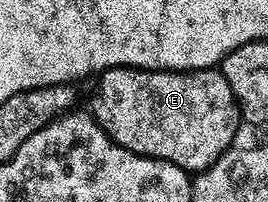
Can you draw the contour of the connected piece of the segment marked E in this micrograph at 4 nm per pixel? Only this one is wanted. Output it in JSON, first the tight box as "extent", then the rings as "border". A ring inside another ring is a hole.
{"extent":[91,66,243,172],"border":[[[112,66],[109,70],[102,70],[96,79],[97,91],[93,94],[93,107],[91,113],[93,119],[103,128],[103,132],[115,144],[119,144],[123,148],[127,148],[136,154],[142,154],[148,158],[162,158],[171,164],[175,164],[179,168],[183,168],[186,172],[200,172],[214,162],[217,157],[230,149],[234,145],[233,137],[237,134],[237,125],[242,125],[243,119],[241,111],[237,109],[237,101],[231,92],[231,84],[227,84],[227,80],[222,76],[220,69],[210,68],[208,70],[191,70],[184,68],[138,68],[135,66]]]}

